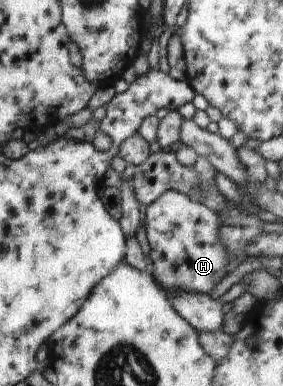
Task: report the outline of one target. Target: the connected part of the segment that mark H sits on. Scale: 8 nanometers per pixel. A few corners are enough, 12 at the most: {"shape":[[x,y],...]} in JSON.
{"shape":[[173,190],[145,208],[155,281],[208,294],[229,273],[219,216]]}

